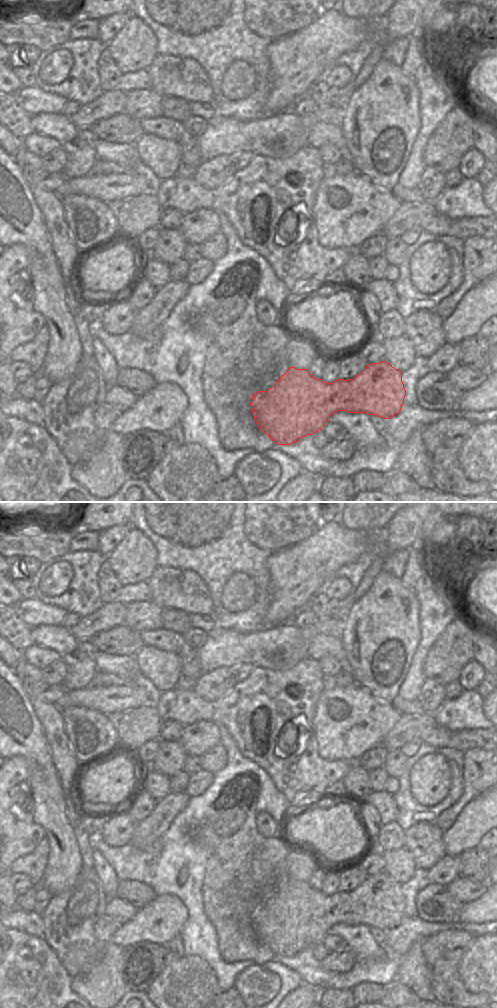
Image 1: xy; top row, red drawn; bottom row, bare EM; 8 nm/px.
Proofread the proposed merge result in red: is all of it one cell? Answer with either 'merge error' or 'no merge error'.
no merge error

